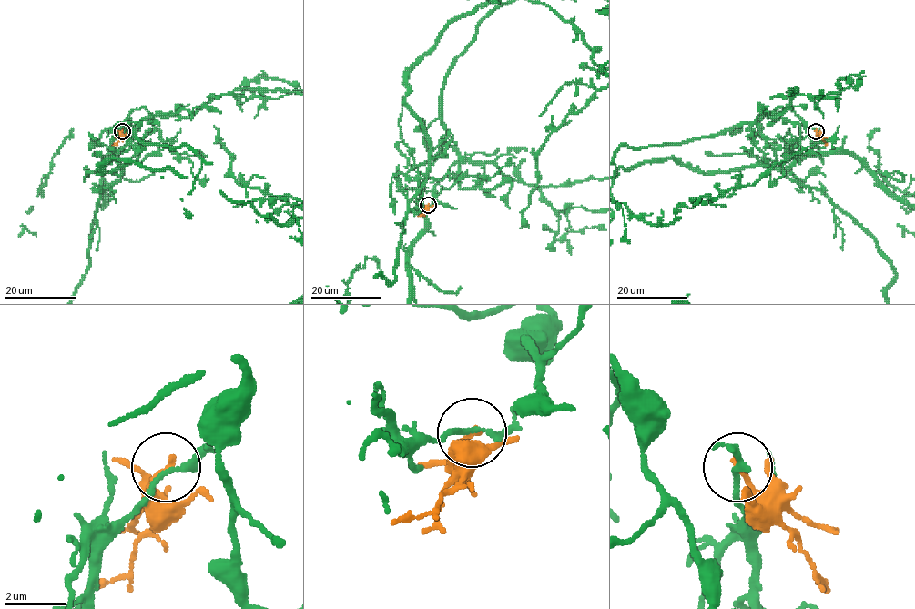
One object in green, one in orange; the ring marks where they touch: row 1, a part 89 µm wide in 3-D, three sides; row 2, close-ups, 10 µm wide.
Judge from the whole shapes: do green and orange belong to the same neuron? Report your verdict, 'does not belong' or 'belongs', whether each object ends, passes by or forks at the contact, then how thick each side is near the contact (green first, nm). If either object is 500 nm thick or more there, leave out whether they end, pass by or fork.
does not belong; green passes by; orange ends; calibres 170 and 200 nm

